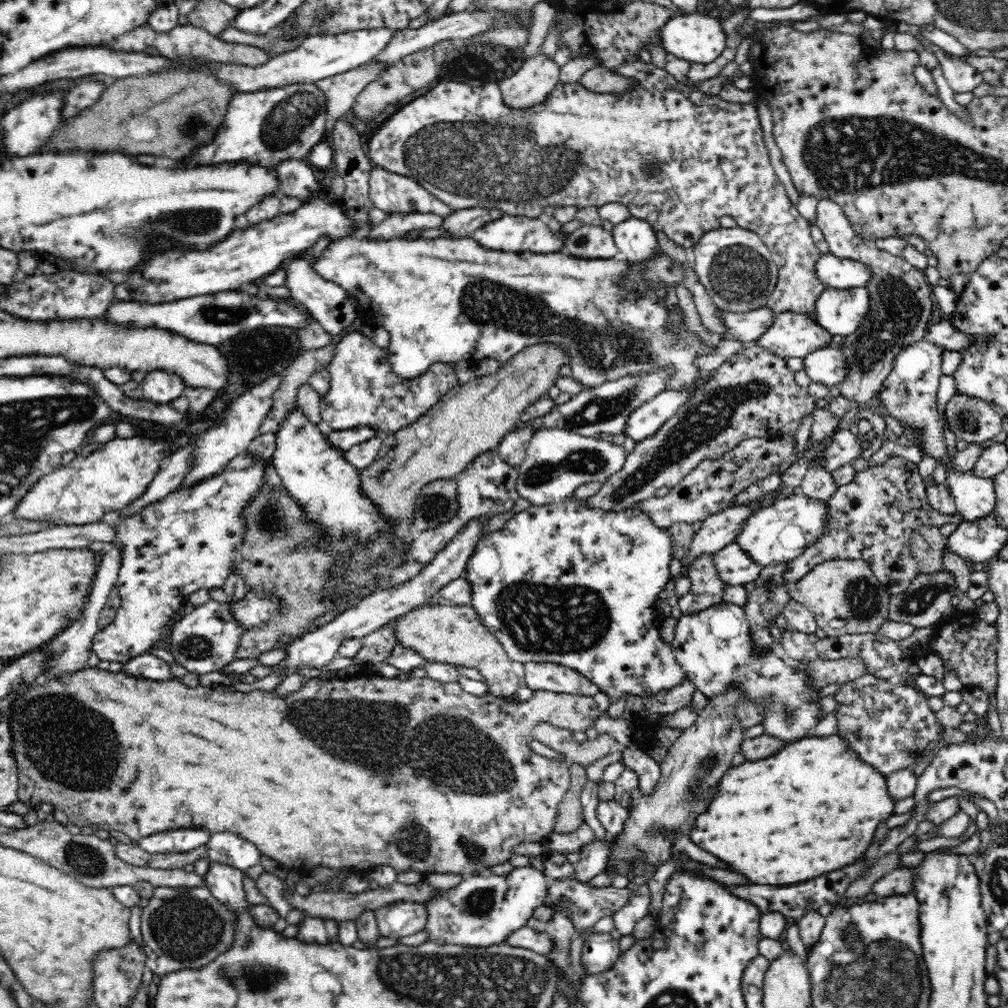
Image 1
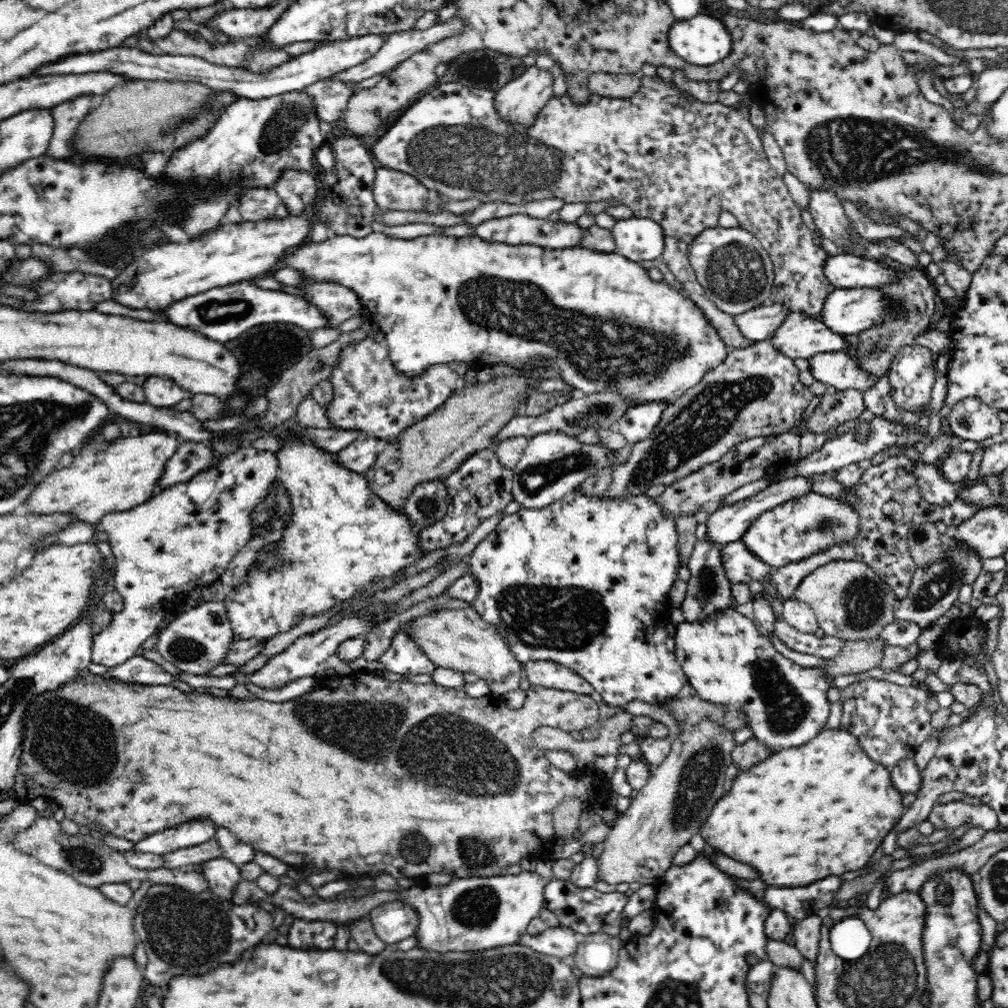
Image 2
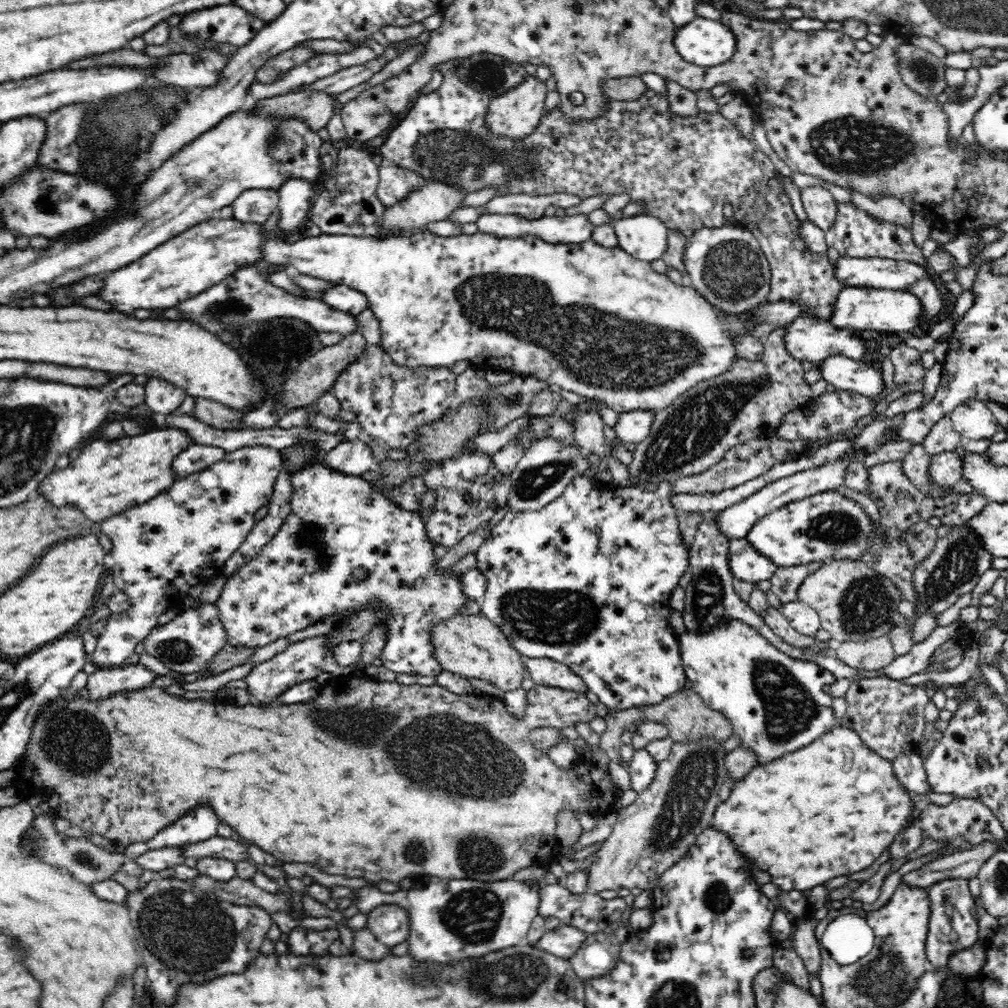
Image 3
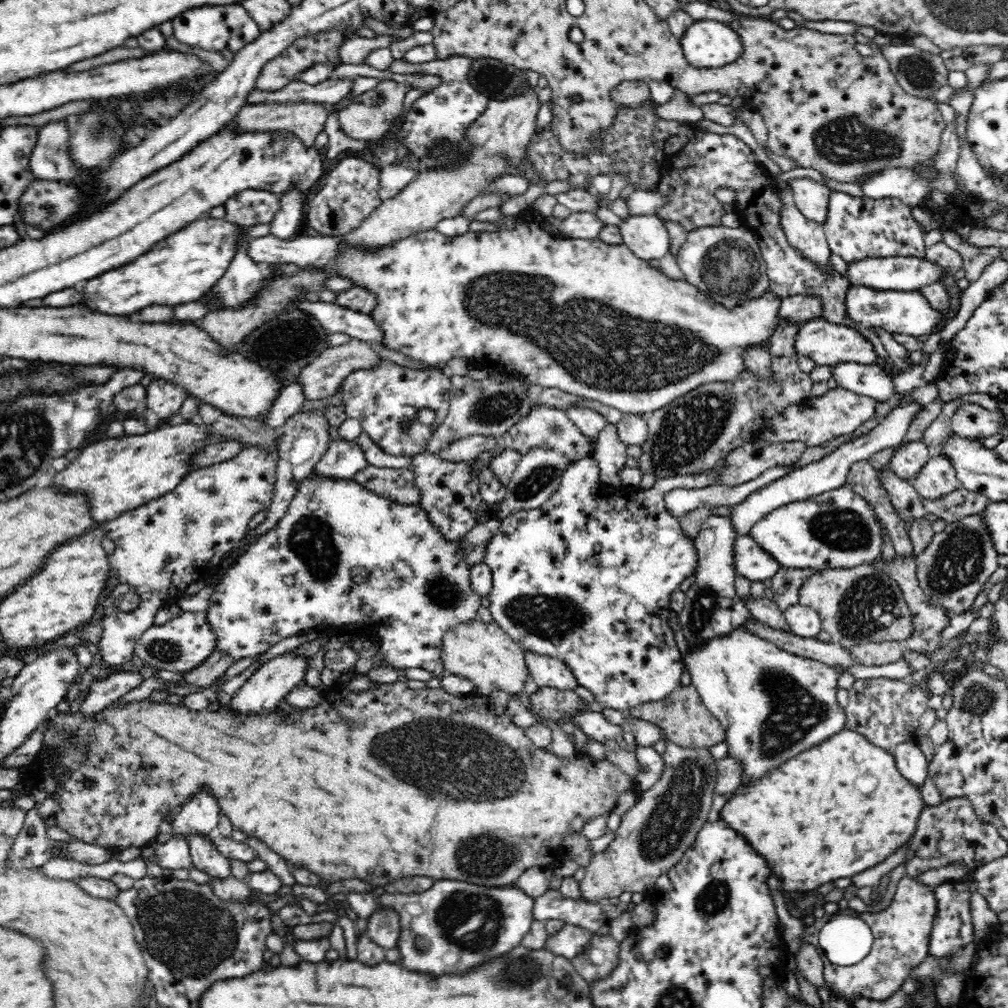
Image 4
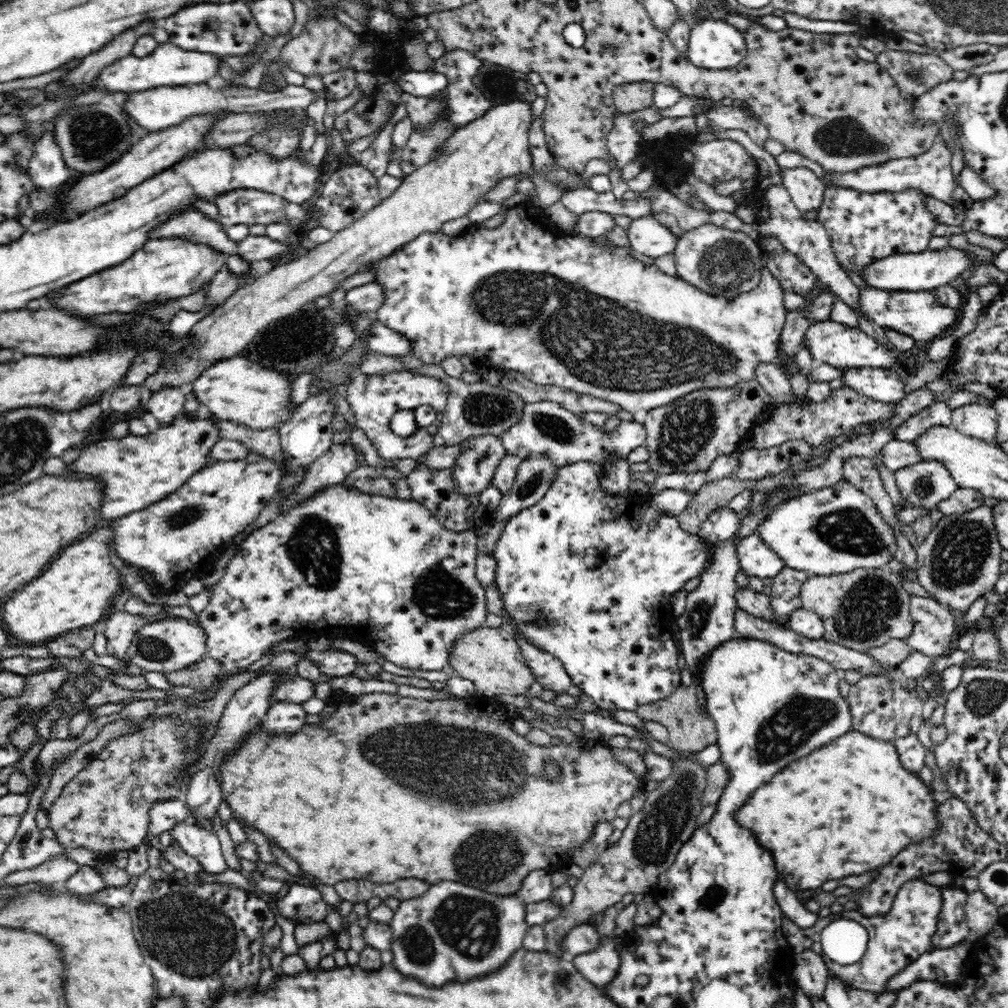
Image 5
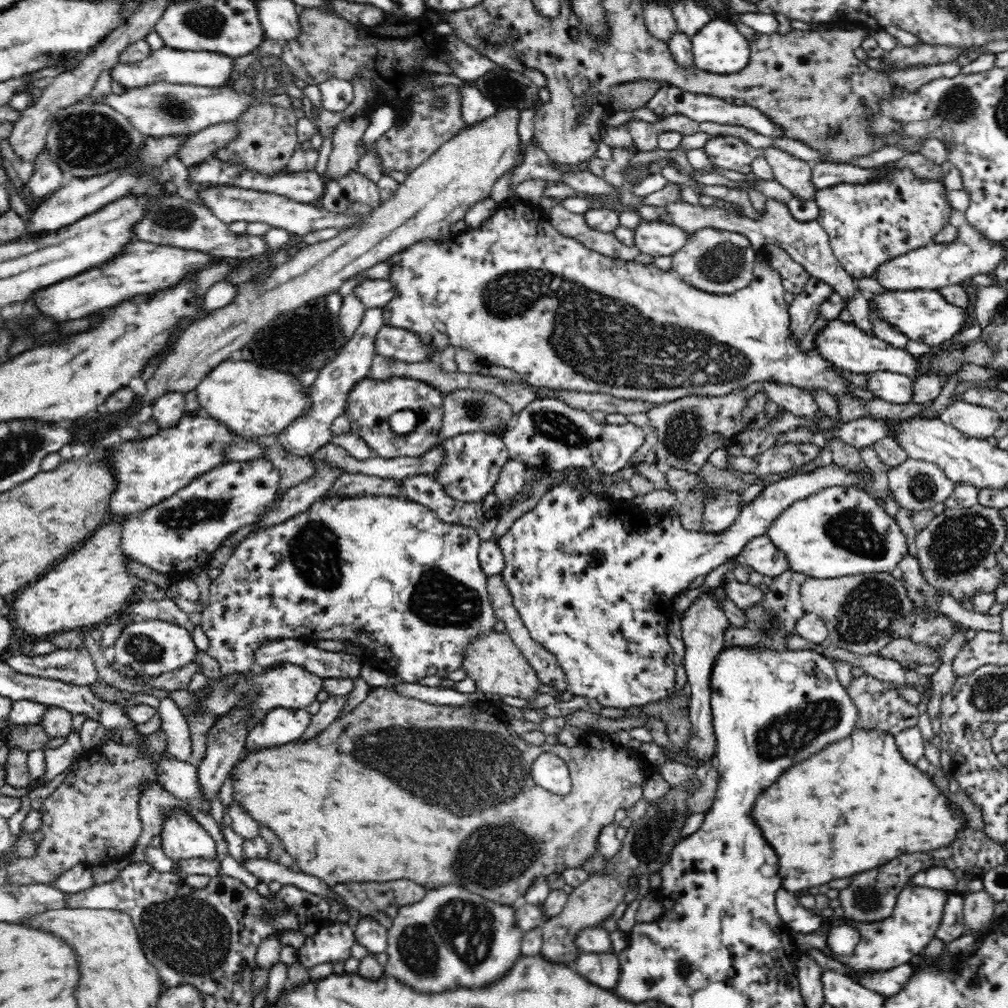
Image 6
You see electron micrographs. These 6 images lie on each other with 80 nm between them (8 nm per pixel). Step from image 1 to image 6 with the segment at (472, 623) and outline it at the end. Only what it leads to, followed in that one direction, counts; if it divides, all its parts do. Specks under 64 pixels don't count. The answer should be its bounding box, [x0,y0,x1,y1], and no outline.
[462,631,542,701]

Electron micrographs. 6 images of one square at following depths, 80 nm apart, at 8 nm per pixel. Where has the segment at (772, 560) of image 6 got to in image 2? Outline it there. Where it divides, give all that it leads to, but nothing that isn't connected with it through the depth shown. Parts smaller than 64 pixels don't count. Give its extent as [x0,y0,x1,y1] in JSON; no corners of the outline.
[721,539,773,583]

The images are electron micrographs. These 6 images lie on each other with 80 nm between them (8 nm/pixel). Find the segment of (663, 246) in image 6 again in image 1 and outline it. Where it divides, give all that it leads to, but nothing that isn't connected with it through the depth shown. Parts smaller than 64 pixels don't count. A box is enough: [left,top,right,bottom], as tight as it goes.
[611,218,660,263]

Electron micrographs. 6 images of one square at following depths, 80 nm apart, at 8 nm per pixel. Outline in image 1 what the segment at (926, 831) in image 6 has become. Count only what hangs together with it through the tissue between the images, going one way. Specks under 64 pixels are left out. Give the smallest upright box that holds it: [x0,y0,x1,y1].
[689,733,896,887]

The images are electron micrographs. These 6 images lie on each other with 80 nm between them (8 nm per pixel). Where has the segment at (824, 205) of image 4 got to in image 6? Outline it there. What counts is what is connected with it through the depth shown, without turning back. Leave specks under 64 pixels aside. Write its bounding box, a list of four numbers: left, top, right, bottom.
[760,146,817,200]

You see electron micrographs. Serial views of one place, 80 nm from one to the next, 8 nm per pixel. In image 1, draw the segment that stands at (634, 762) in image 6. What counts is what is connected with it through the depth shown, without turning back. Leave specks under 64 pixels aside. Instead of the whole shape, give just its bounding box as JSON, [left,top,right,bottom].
[11,668,595,876]

